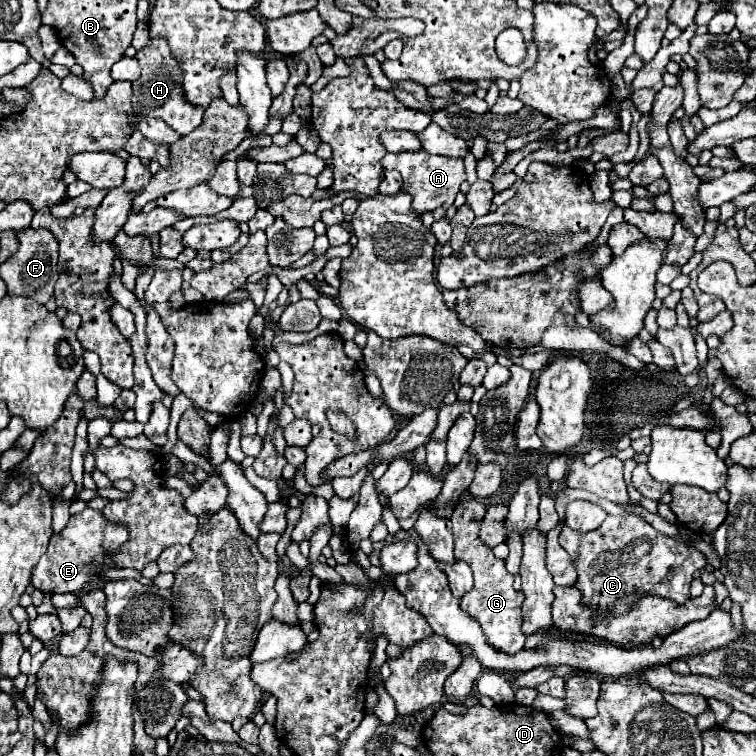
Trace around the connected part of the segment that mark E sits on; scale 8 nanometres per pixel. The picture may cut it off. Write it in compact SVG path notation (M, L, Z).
M85 508L83 512L71 516L63 532L51 536L47 552L41 556L39 564L33 570L31 584L45 592L81 592L85 586L95 584L95 580L105 570L109 570L109 566L105 566L107 558L119 552L121 544L127 540L129 540L127 526L105 520L101 510Z

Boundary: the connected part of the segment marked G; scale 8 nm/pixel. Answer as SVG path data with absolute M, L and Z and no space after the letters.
M463 500L455 506L451 514L453 522L453 538L455 538L455 558L463 560L471 566L473 576L475 576L475 586L471 592L463 594L461 606L477 618L477 622L483 628L483 634L491 646L515 654L525 646L527 634L521 630L521 604L523 604L523 594L513 588L513 574L505 570L505 560L495 558L493 550L479 538L479 526L483 522L485 514L485 504L479 500Z

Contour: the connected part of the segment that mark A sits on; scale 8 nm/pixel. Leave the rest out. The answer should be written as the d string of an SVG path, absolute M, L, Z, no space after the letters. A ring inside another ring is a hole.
M425 150L421 152L401 152L401 154L385 154L383 156L383 168L387 170L399 170L403 176L403 192L409 192L413 196L413 208L421 214L427 210L435 210L437 206L449 208L459 192L461 182L465 180L463 172L463 160L457 158L443 158L443 156L433 156L427 154Z

